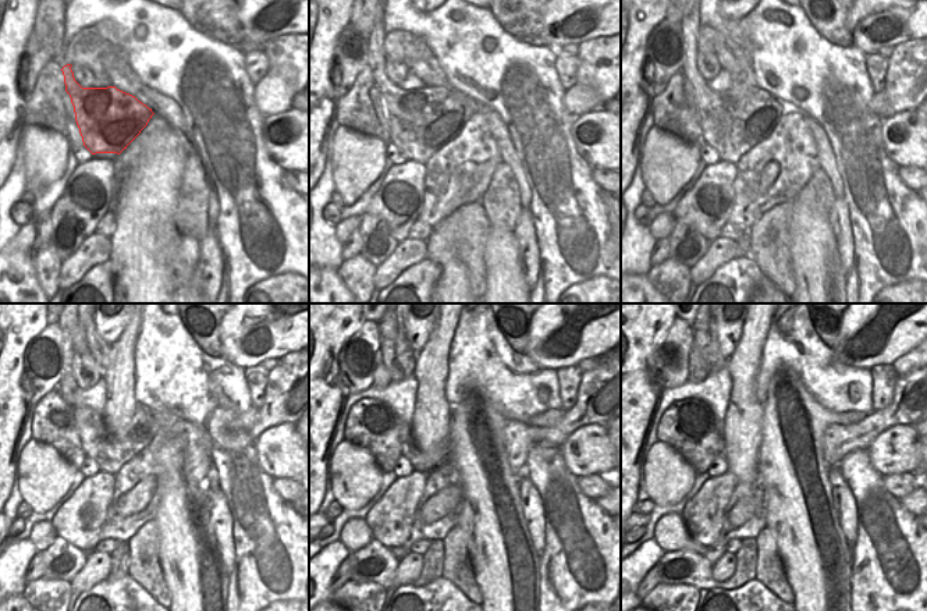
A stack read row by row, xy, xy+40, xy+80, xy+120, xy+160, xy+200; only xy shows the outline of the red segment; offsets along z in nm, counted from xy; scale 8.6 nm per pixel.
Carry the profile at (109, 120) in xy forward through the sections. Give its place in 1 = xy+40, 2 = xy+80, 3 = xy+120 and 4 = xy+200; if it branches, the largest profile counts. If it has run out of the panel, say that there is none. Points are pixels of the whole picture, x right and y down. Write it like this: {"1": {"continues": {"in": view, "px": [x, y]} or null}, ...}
{"1": {"continues": {"in": "xy+40", "px": [422, 121]}}, "2": {"continues": {"in": "xy+80", "px": [732, 125]}}, "3": {"continues": {"in": "xy+120", "px": [110, 453]}}, "4": {"continues": {"in": "xy+200", "px": [699, 366]}}}

